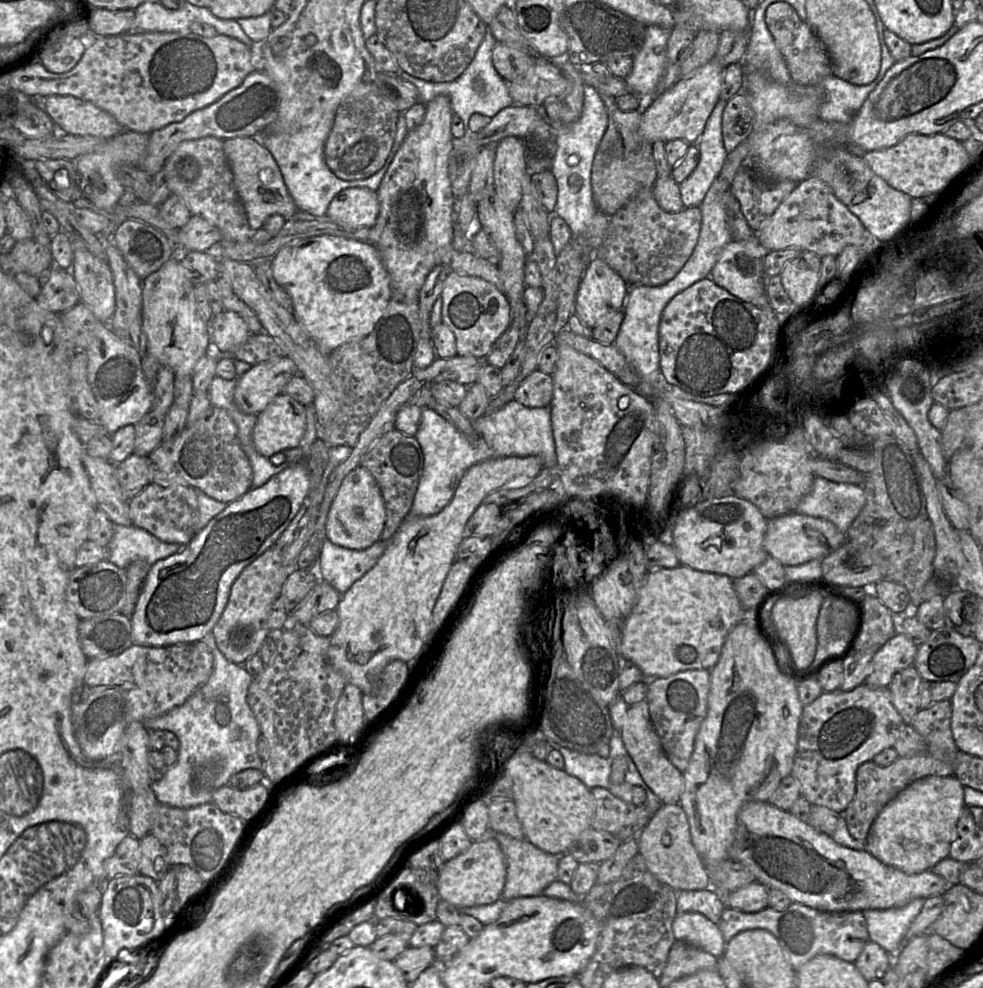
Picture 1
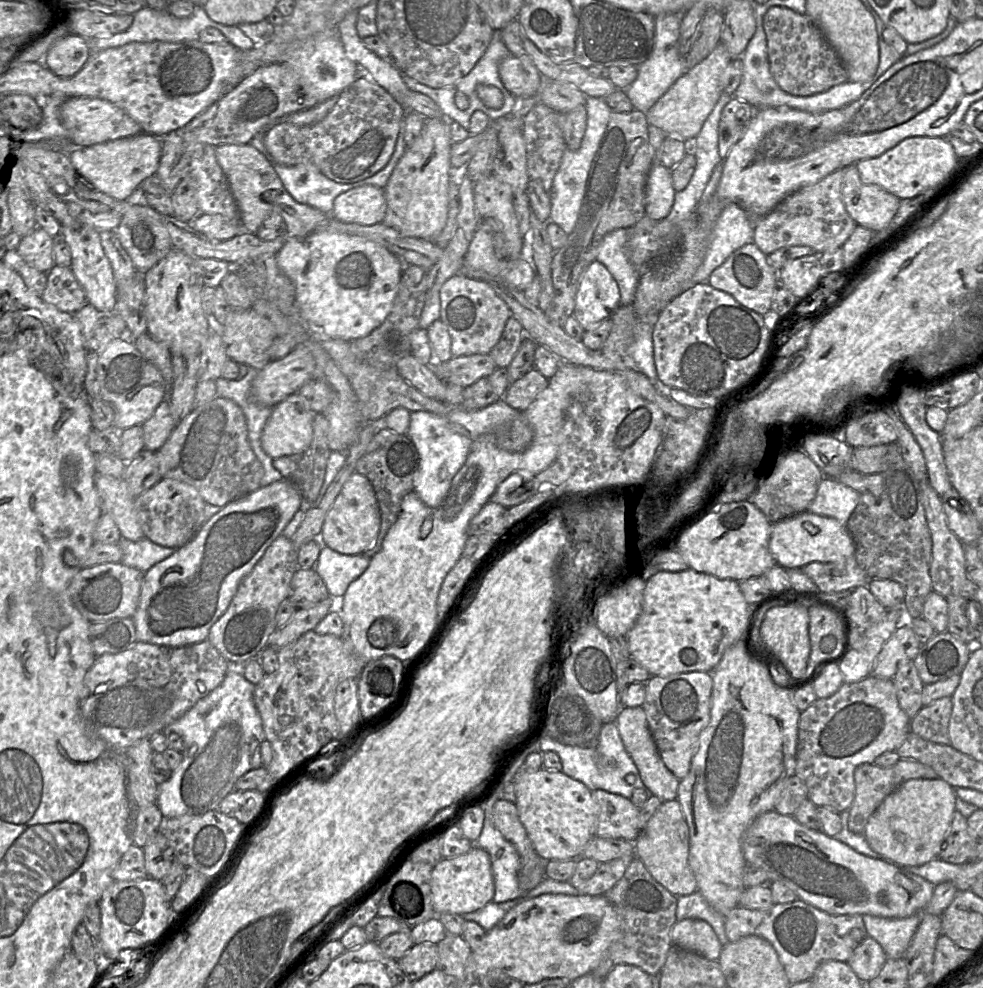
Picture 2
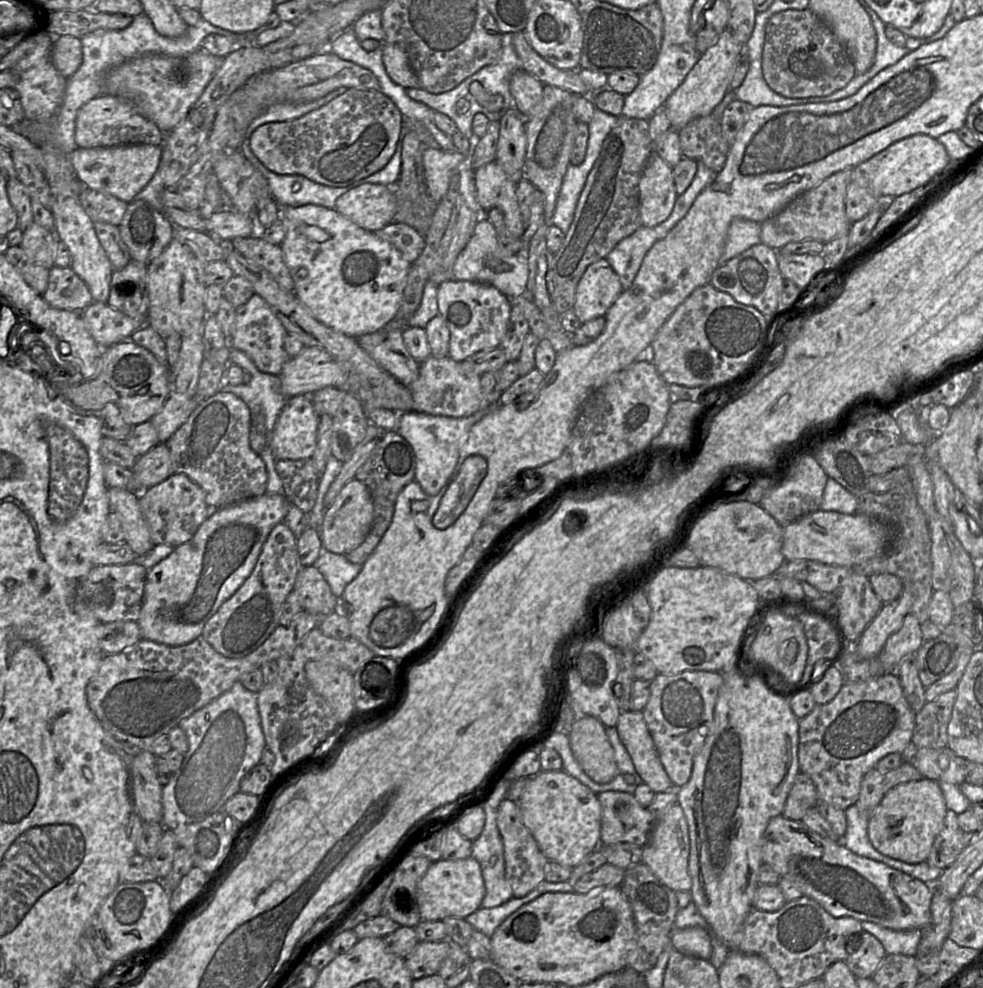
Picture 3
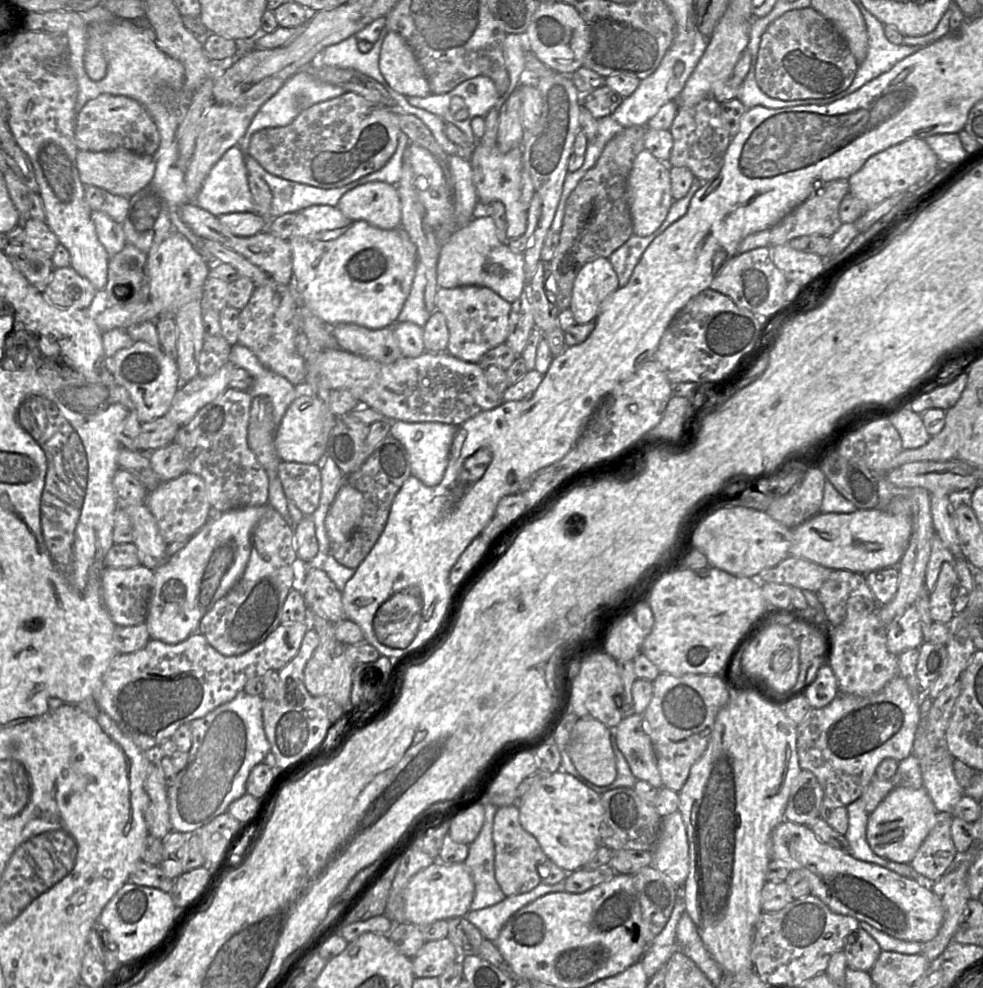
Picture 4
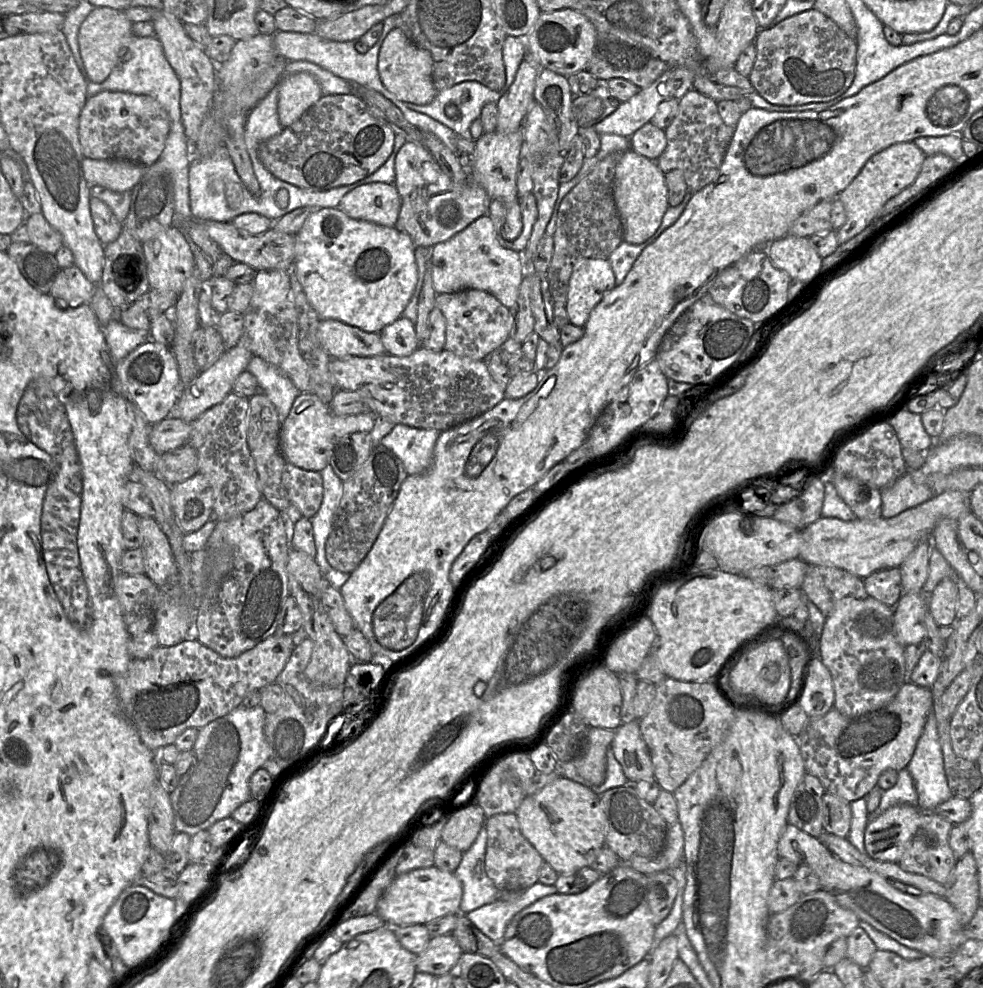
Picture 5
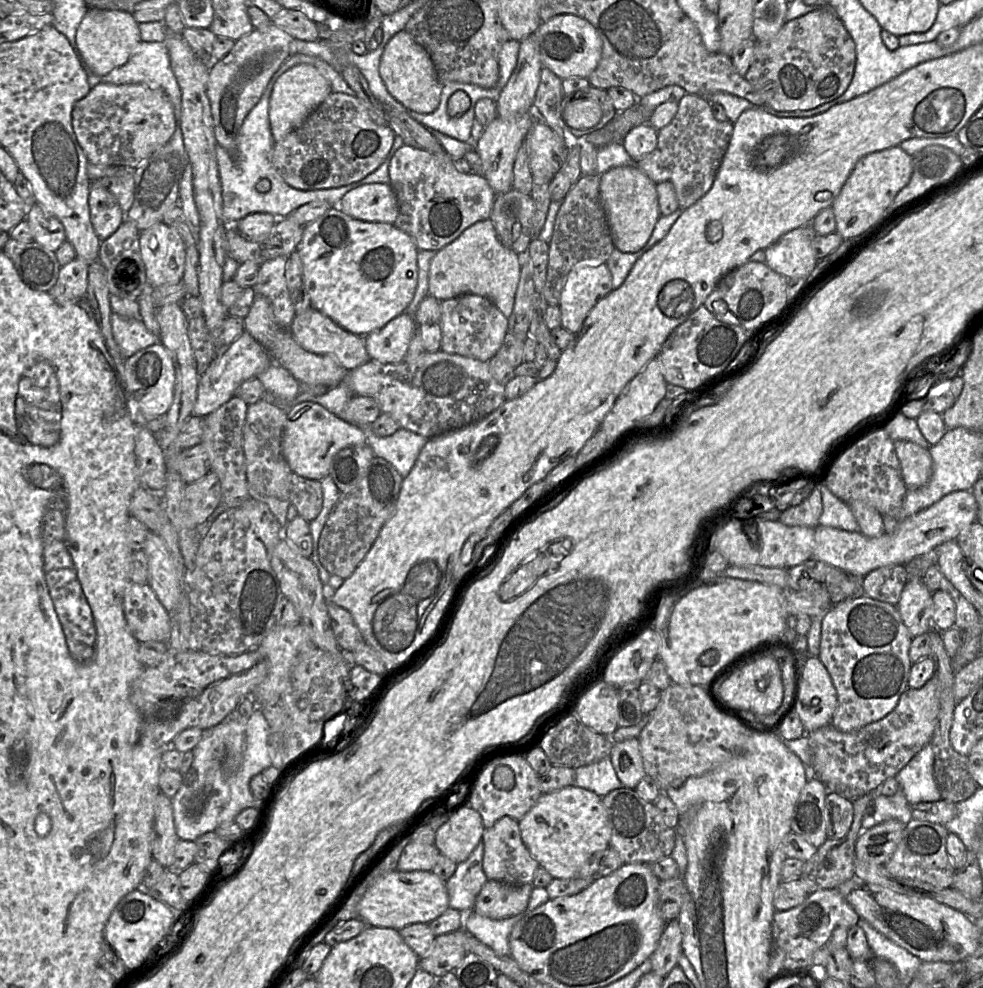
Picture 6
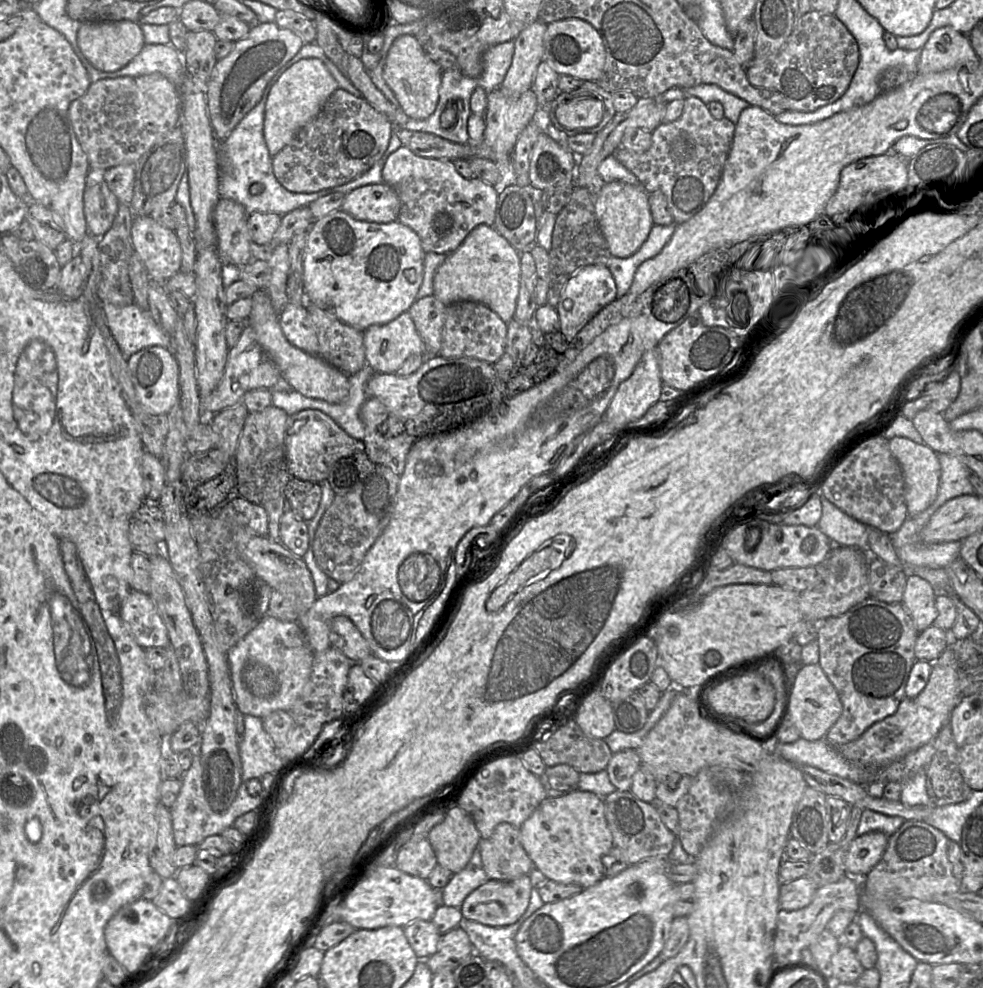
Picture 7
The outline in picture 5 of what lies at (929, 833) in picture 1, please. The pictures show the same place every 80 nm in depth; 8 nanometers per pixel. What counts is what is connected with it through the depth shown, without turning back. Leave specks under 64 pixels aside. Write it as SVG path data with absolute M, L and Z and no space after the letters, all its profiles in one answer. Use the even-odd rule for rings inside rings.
M896 805L869 820L864 833L866 854L877 861L898 863L923 813L915 806Z

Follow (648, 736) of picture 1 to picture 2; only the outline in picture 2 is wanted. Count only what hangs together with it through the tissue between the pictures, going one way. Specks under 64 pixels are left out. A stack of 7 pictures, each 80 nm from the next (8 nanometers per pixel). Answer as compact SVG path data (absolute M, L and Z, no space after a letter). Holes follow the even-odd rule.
M621 706L615 722L624 747L634 761L645 786L653 795L658 797L662 803L677 799L680 780L674 776L661 759L657 746L649 730L643 707Z

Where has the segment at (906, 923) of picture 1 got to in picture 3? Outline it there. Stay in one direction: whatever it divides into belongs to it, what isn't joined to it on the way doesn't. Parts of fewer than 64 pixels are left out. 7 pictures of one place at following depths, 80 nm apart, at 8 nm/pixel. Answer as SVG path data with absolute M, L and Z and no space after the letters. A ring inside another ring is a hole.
M862 921L862 929L876 937L883 945L886 954L915 956L921 940L921 929L903 931L882 927L873 922Z

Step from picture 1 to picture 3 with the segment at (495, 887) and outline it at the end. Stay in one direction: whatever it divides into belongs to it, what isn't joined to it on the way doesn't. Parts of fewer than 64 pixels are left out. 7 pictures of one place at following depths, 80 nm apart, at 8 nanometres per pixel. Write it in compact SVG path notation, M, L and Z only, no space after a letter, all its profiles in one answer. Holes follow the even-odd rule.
M472 857L432 862L416 886L416 903L422 921L444 920L447 917L465 919L481 908L485 885L480 864Z

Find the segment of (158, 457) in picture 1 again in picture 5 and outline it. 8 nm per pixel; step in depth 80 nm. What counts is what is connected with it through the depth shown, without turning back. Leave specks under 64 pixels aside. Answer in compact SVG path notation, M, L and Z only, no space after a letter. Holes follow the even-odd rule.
M233 391L219 404L206 410L192 424L190 444L197 452L198 473L205 475L214 490L214 512L220 520L233 518L251 511L263 498L258 488L257 471L254 459L247 445L249 399Z

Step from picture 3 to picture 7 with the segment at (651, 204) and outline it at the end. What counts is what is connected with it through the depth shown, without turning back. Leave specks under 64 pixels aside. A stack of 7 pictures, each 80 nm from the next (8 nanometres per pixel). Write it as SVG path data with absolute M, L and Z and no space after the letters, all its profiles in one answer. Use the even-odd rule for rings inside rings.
M622 181L605 183L595 197L595 213L600 229L613 256L620 258L634 254L647 239L653 226L649 207L649 193L639 185Z

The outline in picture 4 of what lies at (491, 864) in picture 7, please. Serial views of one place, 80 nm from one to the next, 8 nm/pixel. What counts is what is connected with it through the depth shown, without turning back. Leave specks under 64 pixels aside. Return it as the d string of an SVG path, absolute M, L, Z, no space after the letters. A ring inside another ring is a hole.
M518 804L498 808L493 824L495 879L506 896L523 894L541 883L542 866L548 860L538 841L521 825Z

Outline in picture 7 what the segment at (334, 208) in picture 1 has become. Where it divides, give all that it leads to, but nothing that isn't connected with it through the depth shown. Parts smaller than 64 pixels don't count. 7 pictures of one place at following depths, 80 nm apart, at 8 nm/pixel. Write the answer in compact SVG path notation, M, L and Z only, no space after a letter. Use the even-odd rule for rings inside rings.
M369 184L346 194L341 210L356 220L385 224L397 221L400 200L387 184Z

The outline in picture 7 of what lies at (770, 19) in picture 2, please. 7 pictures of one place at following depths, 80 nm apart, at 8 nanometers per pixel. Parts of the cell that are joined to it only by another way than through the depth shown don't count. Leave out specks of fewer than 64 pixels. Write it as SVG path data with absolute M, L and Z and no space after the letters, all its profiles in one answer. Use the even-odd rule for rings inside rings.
M811 10L796 17L792 33L777 52L753 58L746 66L749 82L778 92L786 111L814 111L840 98L859 64L859 50L854 37L834 14Z

